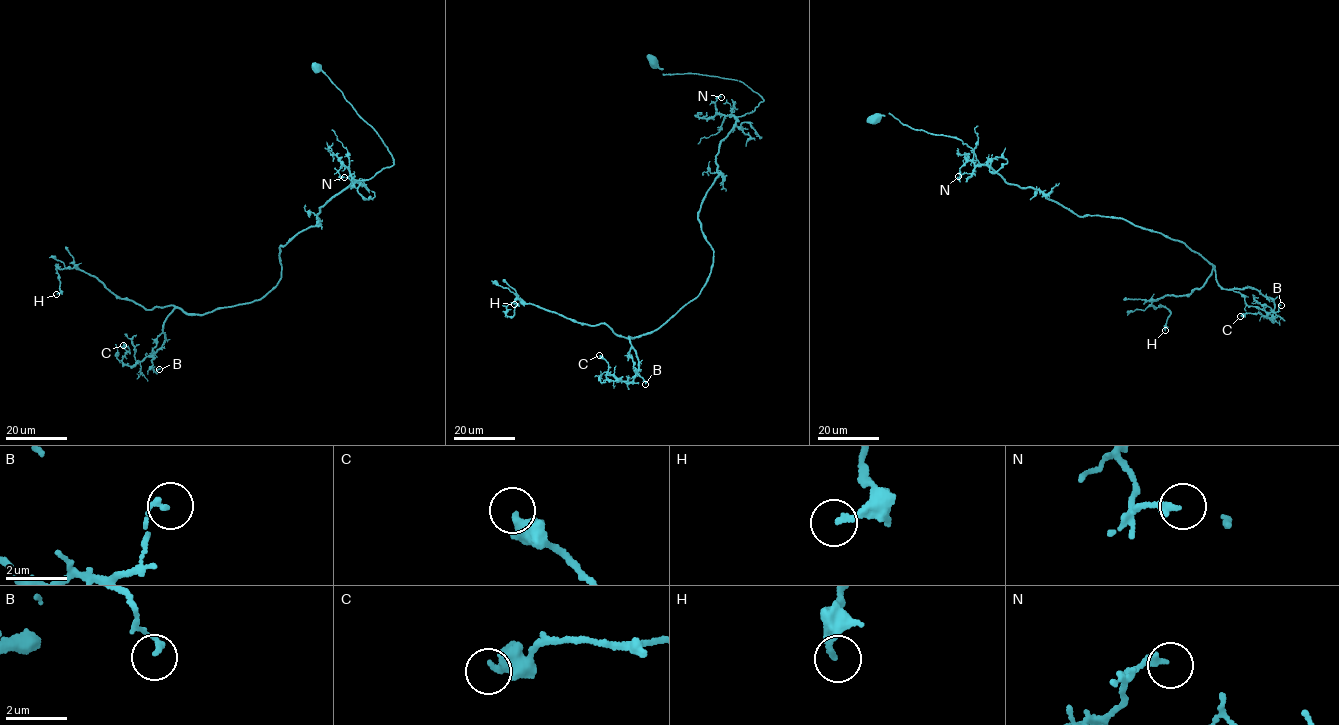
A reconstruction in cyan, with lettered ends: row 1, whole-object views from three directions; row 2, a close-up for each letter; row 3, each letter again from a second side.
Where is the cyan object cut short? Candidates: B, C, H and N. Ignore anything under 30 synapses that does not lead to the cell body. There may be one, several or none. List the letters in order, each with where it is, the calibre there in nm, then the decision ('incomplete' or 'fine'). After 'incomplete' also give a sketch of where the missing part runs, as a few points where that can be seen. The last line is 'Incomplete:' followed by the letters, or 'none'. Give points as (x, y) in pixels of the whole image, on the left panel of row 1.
B: (159, 369) | 150 nm | fine
C: (123, 345) | 500 nm | fine
H: (56, 294) | 160 nm | fine
N: (344, 177) | 200 nm | fine
Incomplete: none

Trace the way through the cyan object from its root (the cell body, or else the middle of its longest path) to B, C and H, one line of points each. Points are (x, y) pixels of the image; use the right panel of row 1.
B: (874, 117), (960, 139), (1006, 182), (1180, 241), (1247, 304), (1281, 305)
C: (874, 117), (960, 139), (1006, 182), (1077, 215), (1180, 241), (1223, 288), (1274, 303), (1272, 321), (1240, 316)
H: (874, 117), (960, 139), (1006, 182), (1197, 252), (1214, 266), (1204, 284), (1151, 303), (1170, 312), (1165, 330)

